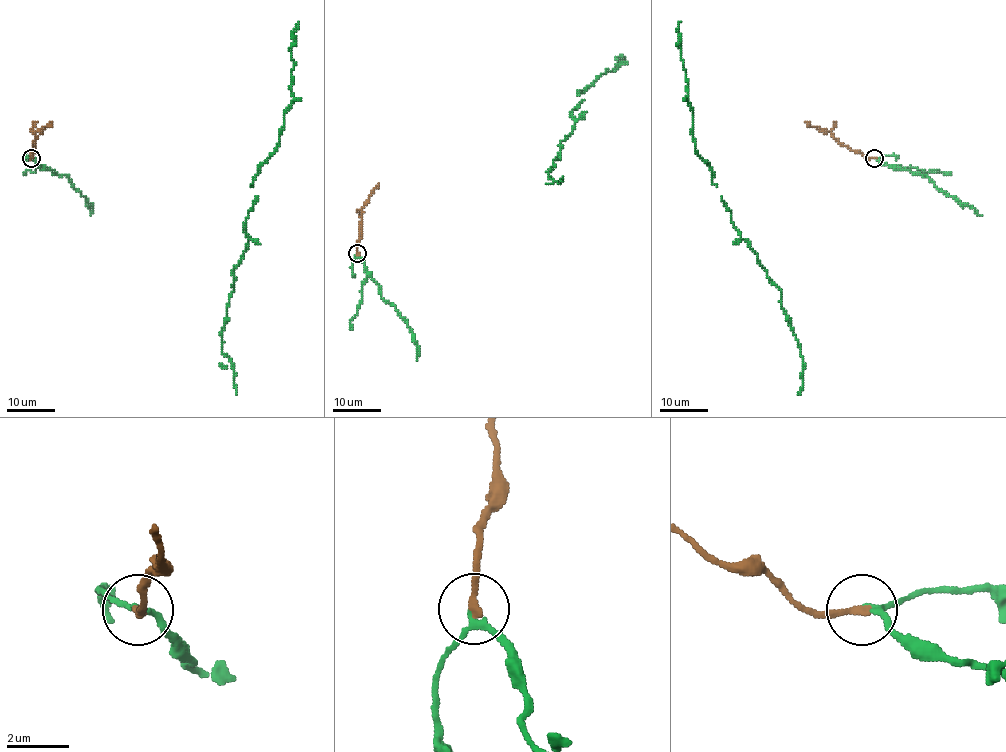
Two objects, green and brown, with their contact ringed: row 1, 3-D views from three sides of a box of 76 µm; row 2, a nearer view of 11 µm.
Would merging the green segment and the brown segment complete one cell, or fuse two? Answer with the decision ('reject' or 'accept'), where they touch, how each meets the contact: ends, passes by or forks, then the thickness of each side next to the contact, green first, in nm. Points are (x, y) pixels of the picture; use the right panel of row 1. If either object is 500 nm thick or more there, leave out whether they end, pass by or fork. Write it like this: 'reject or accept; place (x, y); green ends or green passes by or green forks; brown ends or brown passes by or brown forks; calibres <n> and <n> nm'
accept; place (874, 158); green passes by; brown ends; calibres 150 and 220 nm

